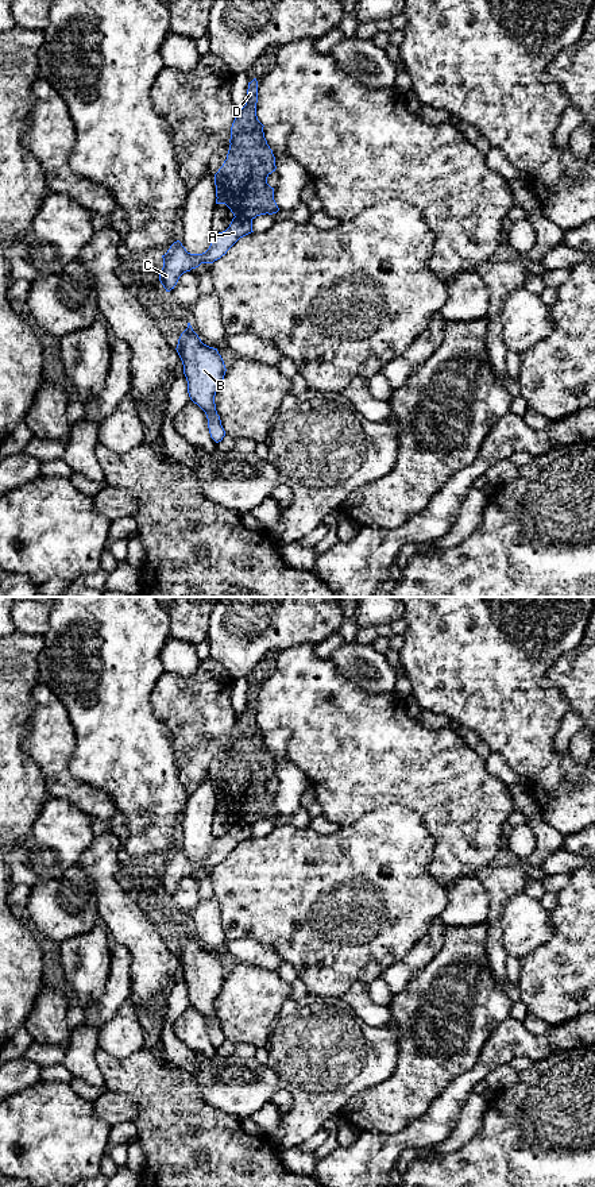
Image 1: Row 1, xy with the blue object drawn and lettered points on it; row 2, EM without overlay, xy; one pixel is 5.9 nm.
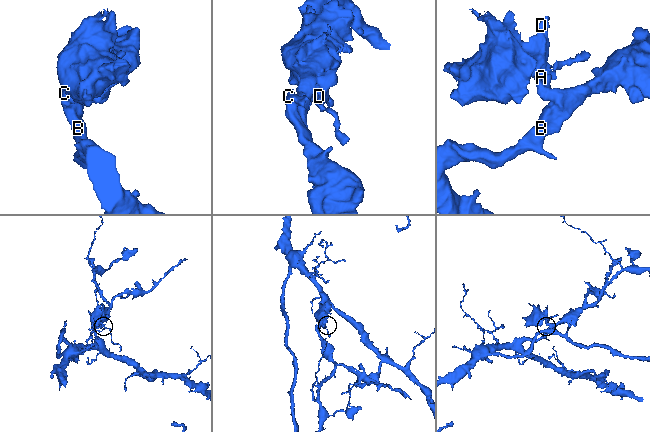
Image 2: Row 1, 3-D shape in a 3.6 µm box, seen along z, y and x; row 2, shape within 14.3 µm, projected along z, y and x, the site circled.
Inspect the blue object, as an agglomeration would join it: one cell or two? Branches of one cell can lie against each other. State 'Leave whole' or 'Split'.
Split

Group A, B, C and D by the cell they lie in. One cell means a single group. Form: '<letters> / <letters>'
A B C / D

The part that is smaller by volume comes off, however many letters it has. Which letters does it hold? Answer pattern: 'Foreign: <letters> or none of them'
Foreign: D

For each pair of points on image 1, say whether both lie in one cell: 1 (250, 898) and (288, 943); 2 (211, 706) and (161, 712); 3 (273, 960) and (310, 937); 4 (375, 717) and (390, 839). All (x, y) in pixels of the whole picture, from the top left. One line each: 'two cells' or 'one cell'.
1: one cell
2: one cell
3: two cells
4: two cells

